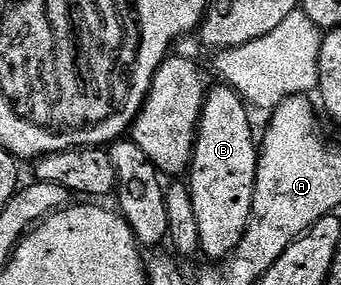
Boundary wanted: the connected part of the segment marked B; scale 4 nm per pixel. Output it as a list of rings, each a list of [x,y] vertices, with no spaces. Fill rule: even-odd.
[[[212,87],[206,95],[203,112],[200,114],[198,131],[194,143],[189,169],[189,187],[193,198],[193,214],[197,218],[197,230],[201,230],[199,243],[202,255],[207,255],[211,262],[222,262],[230,256],[232,250],[241,242],[247,229],[249,214],[253,210],[253,190],[259,165],[257,132],[251,129],[251,116],[248,105],[233,88]]]

